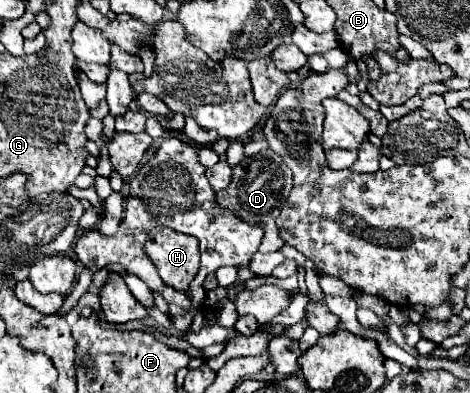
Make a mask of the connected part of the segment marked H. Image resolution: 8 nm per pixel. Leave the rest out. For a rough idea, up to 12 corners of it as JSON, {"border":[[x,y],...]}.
{"border":[[166,226],[146,240],[164,284],[190,286],[200,268],[194,236]]}

